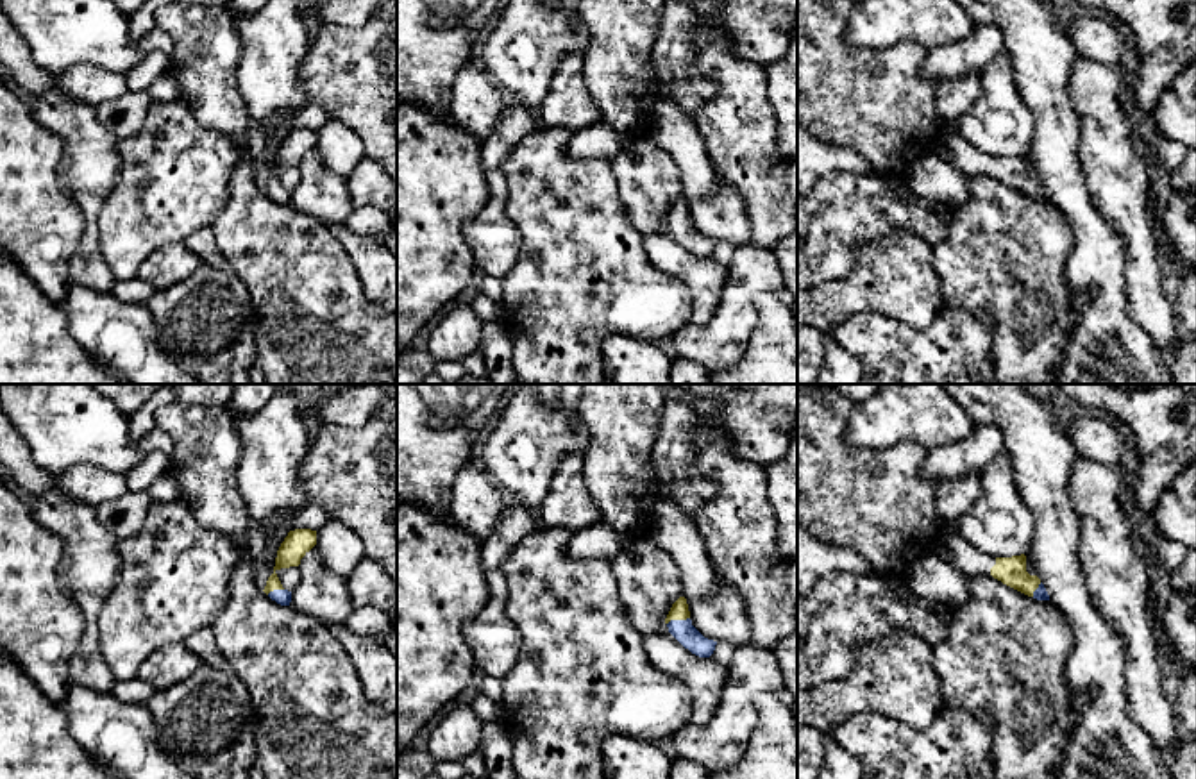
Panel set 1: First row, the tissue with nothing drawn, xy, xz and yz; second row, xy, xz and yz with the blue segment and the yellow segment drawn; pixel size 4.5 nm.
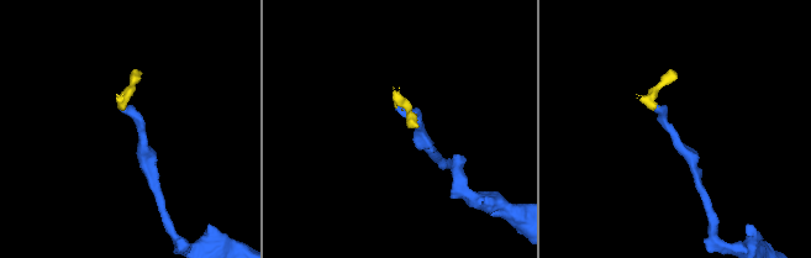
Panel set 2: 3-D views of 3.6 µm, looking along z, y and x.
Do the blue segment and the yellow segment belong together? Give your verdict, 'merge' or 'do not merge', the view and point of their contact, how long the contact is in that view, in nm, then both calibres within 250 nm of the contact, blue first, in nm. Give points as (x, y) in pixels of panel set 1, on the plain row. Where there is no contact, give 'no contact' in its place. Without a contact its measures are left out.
merge | xz (678, 220) | 110 nm | 100/80 nm

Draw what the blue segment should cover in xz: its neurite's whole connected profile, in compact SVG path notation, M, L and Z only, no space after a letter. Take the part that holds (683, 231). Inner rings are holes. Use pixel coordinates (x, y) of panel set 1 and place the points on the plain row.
M679 197L667 218L665 223L669 232L692 254L699 257L710 257L715 250L717 241L704 238L690 220L690 211L685 197Z

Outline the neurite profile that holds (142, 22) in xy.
M147 0L139 11L131 16L129 32L136 43L156 27L156 11L172 2L173 0Z

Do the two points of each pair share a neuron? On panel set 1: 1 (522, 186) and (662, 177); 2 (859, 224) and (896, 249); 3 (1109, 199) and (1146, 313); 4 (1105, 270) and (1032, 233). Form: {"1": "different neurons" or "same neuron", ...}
{"1": "different neurons", "2": "different neurons", "3": "same neuron", "4": "different neurons"}

